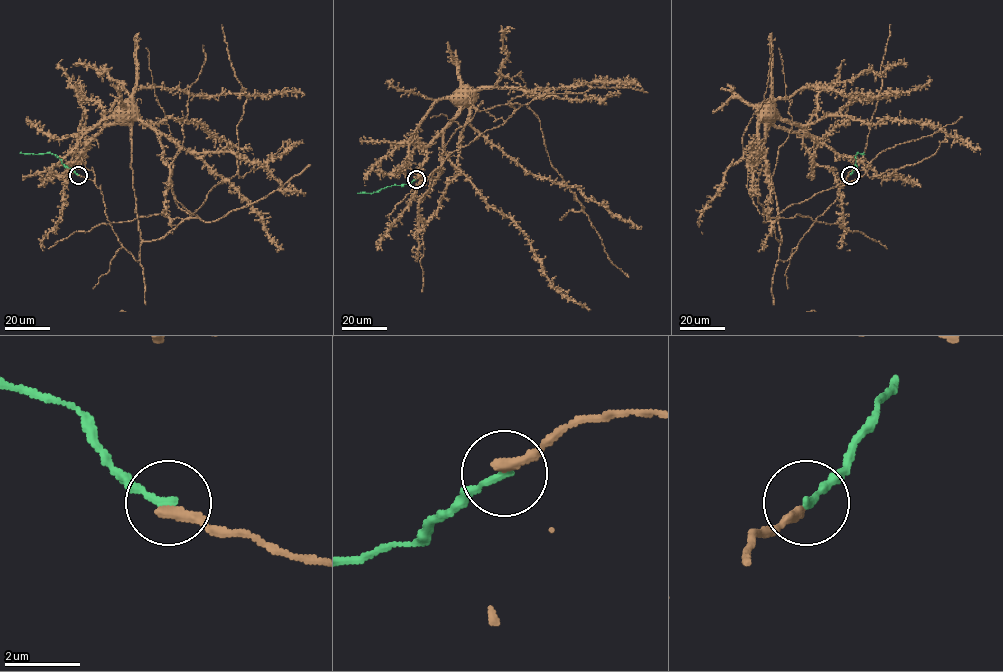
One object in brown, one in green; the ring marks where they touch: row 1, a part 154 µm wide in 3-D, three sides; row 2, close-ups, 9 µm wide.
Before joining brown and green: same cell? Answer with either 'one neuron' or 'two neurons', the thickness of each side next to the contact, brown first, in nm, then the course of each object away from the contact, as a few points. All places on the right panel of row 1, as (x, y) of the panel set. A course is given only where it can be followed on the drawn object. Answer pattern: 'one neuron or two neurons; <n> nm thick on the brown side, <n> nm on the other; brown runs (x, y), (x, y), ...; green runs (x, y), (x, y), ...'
one neuron; 320 nm thick on the brown side, 200 nm on the other; brown runs (850, 175), (836, 199), (816, 219), (792, 256), (780, 260), (776, 196), (765, 160), (764, 105); green runs (850, 175), (855, 167), (855, 155), (864, 152)

